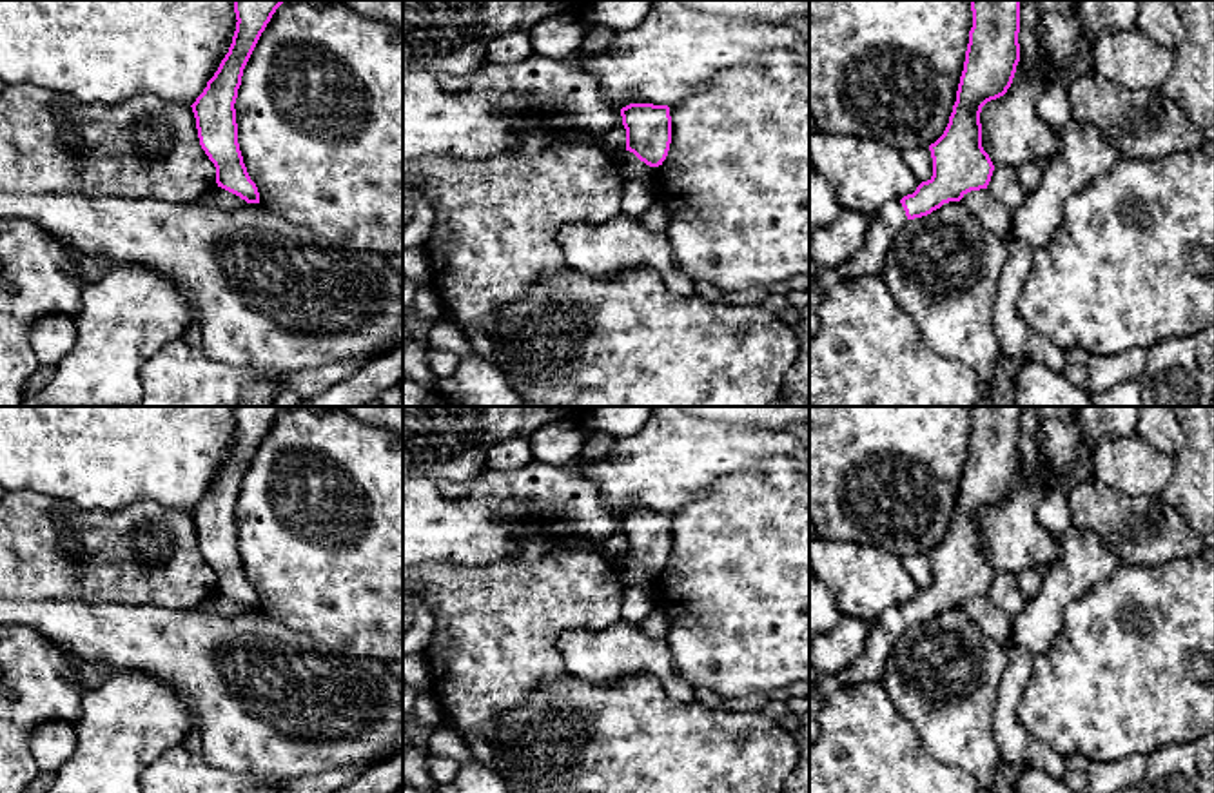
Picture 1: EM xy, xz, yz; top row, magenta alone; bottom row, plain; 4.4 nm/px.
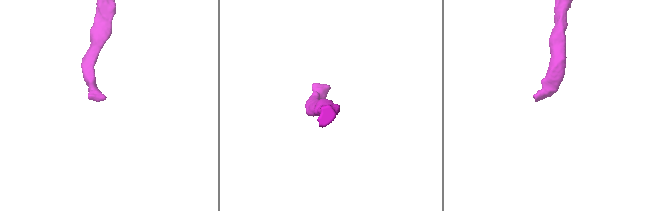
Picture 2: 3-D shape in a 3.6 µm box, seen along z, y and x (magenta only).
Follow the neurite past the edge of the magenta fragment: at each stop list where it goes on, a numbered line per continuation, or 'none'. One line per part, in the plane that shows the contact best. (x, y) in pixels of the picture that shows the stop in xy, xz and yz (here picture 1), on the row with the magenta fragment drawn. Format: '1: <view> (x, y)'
1: yz (884, 225)

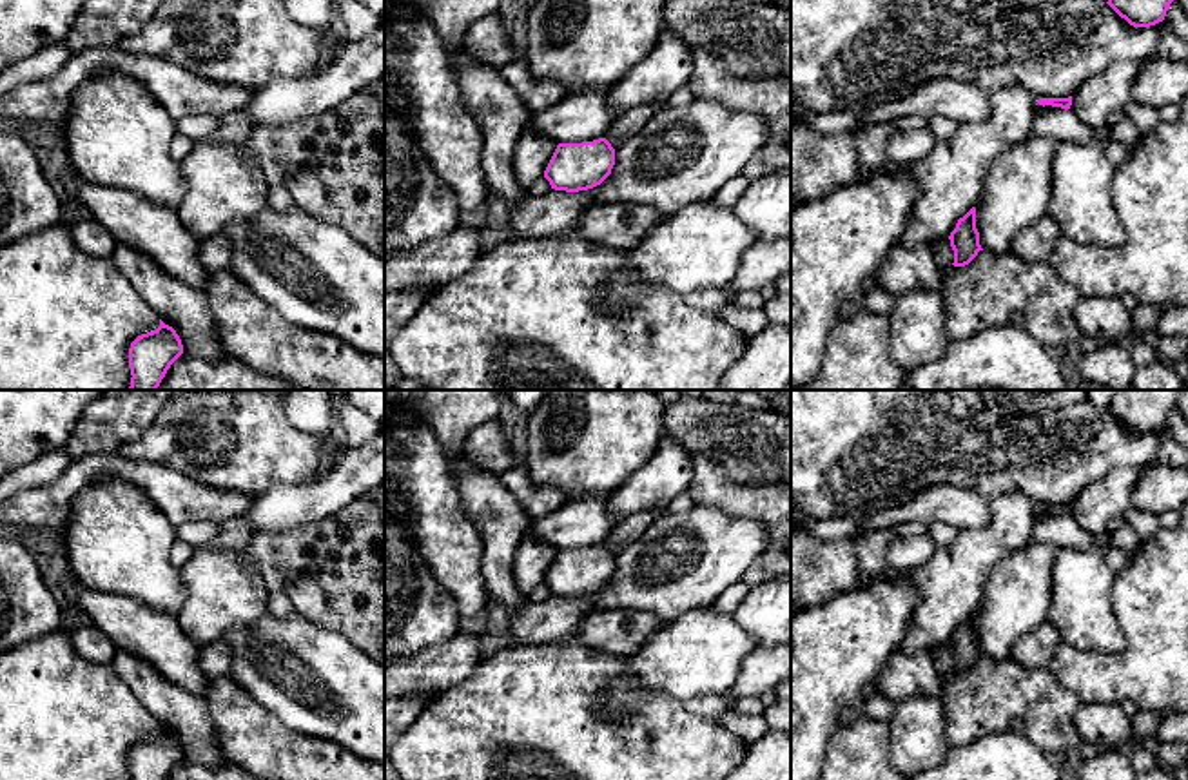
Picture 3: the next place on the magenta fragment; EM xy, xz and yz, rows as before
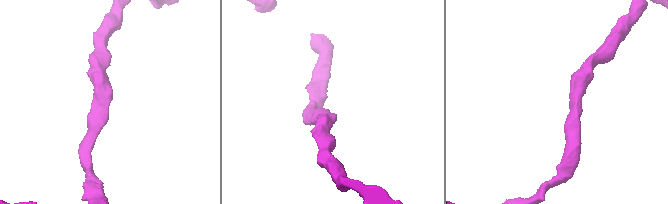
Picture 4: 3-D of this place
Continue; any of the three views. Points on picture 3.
none

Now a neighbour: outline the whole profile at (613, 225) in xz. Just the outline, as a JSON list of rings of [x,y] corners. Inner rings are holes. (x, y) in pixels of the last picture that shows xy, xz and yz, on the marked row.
[[[595,205],[586,209],[580,221],[570,230],[595,245],[629,250],[667,216],[651,207]]]

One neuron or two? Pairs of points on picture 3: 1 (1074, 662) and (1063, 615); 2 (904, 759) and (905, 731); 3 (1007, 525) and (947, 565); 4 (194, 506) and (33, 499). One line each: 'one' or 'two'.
1: two
2: one
3: one
4: one

